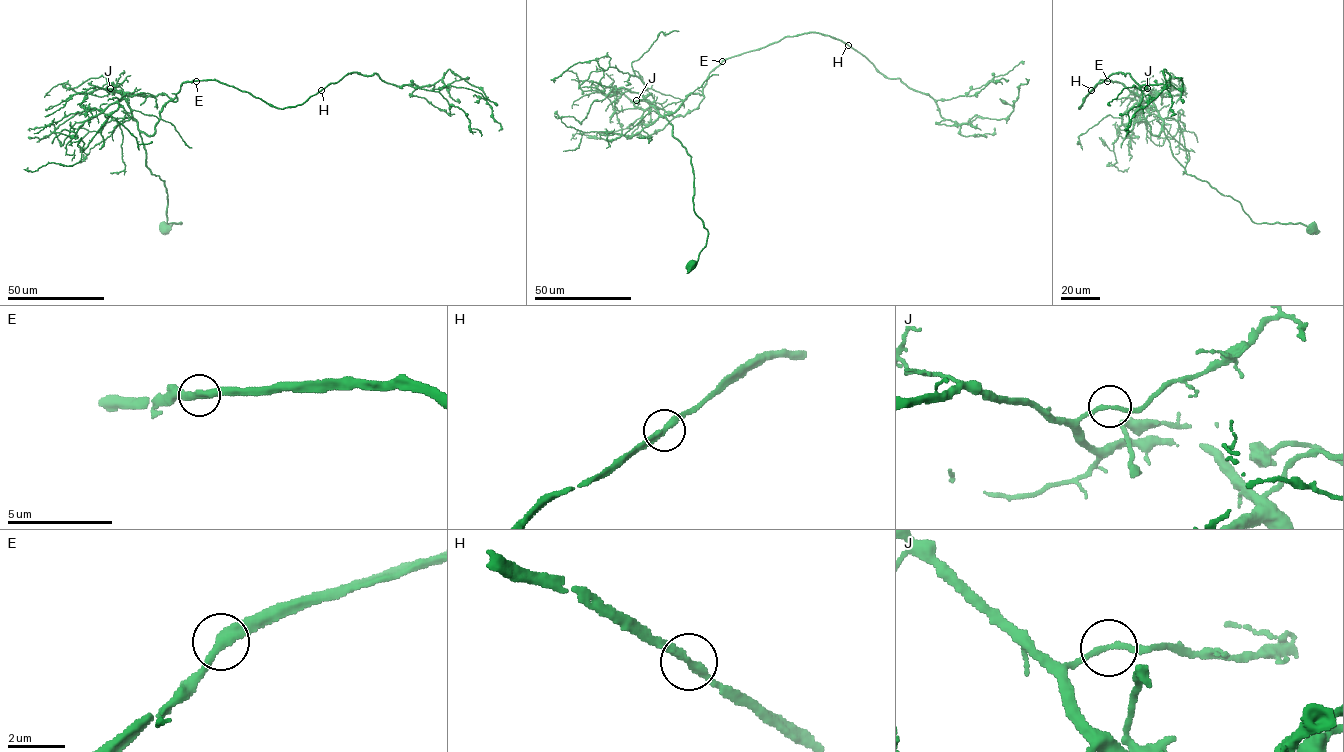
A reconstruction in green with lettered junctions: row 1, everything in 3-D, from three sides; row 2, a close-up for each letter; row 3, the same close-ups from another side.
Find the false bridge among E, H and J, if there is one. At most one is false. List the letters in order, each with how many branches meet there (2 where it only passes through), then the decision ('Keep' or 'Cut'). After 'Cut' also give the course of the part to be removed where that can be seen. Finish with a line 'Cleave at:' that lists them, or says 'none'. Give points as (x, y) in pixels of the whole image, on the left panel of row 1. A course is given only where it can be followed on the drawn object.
E: Branches: 2. Keep
H: Branches: 2. Keep
J: Branches: 2. Keep
Cleave at: none

